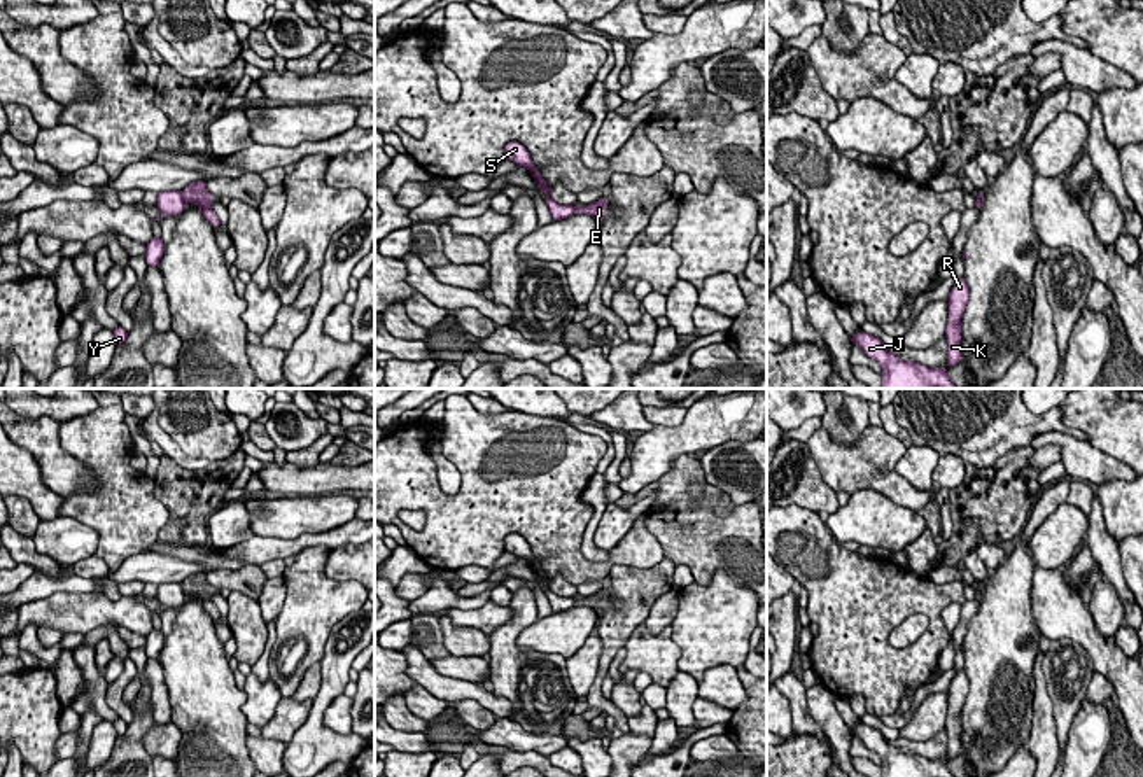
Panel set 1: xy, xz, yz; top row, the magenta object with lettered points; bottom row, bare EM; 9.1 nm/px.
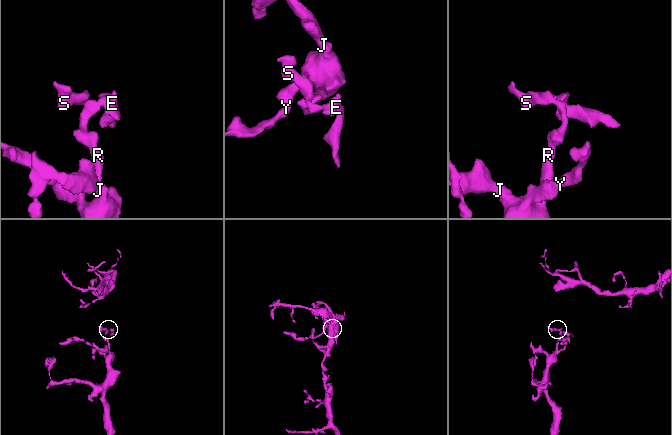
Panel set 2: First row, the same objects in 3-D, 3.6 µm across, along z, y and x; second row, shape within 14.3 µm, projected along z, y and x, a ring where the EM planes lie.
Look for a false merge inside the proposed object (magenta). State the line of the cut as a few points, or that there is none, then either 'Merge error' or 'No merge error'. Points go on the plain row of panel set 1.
Split along xy (181, 585), (186, 594). Merge error

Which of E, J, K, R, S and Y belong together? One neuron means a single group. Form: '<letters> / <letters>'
E / J K R S Y

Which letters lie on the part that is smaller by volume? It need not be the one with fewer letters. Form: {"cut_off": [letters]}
{"cut_off": ["E"]}

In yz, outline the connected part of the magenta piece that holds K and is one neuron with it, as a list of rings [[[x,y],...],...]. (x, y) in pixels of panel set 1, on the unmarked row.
[[[964,668],[959,670],[949,686],[949,709],[945,719],[947,730],[947,758],[928,760],[914,752],[901,752],[891,746],[889,740],[872,726],[858,723],[851,728],[854,738],[875,751],[882,760],[882,777],[954,777],[947,768],[947,761],[963,751],[961,742],[961,710],[968,696],[968,677]]]

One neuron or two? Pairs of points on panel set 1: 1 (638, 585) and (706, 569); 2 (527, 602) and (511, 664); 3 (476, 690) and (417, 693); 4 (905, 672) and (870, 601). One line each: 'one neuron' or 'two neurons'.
1: two neurons
2: one neuron
3: two neurons
4: one neuron

